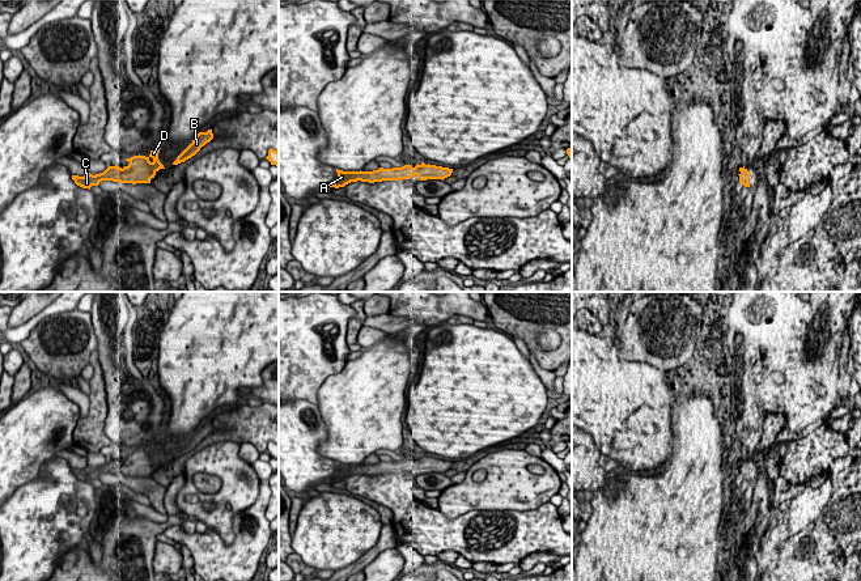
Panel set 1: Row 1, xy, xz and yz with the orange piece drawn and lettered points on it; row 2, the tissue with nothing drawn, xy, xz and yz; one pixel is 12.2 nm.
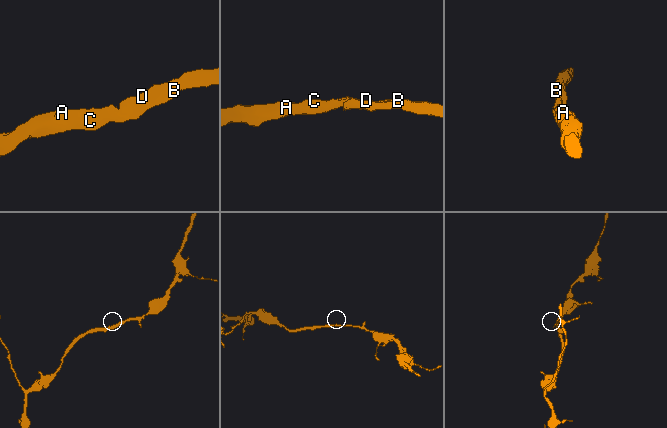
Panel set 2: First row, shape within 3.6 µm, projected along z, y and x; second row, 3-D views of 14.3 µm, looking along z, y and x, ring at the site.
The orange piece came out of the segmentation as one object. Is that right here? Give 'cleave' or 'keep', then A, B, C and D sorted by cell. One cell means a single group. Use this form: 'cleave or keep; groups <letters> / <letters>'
keep; groups A B C D

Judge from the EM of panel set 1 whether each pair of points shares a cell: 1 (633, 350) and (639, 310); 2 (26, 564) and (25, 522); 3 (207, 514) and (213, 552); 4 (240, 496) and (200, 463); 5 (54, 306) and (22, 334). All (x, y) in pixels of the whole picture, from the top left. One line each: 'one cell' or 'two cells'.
1: one cell
2: one cell
3: two cells
4: one cell
5: one cell

